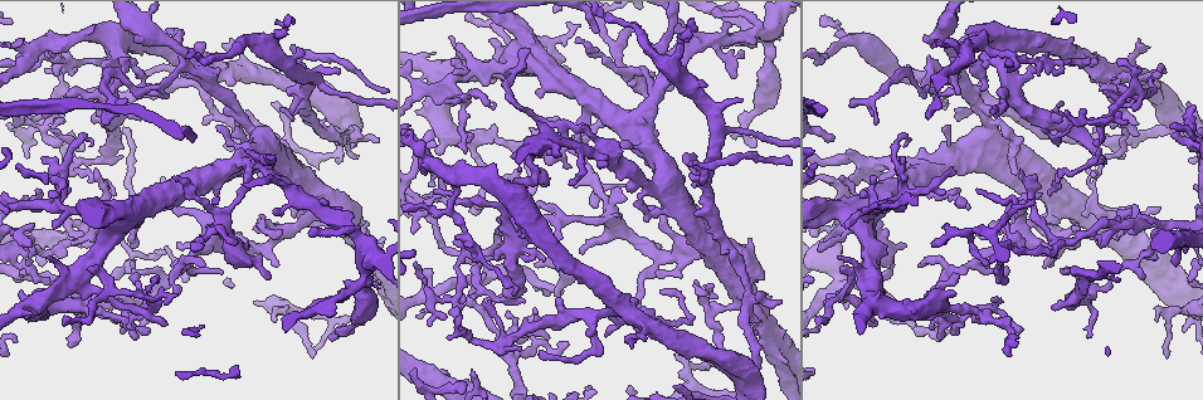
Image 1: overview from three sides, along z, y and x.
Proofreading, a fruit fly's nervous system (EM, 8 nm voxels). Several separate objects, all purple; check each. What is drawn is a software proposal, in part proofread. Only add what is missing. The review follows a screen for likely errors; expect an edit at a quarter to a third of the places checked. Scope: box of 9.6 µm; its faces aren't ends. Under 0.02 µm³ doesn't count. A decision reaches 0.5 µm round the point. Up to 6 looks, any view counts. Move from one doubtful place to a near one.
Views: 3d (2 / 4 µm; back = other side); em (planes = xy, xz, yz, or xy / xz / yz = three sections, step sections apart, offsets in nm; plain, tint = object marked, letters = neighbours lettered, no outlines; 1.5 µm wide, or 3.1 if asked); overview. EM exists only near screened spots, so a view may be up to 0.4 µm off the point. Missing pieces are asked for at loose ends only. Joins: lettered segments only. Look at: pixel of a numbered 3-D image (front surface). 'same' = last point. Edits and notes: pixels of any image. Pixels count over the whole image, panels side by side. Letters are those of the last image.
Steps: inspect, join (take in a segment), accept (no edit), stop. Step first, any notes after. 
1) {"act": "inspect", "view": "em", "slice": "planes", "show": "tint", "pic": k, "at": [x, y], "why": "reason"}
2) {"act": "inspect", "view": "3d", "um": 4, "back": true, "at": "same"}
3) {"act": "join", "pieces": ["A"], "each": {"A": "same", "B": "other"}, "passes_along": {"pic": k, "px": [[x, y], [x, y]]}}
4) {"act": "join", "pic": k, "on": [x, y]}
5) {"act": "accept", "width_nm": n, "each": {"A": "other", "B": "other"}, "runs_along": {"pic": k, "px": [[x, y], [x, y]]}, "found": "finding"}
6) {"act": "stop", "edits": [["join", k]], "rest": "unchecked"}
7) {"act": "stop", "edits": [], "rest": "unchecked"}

{"act": "inspect", "view": "em", "slice": "planes", "show": "letters", "pic": 1, "at": [598, 33]}

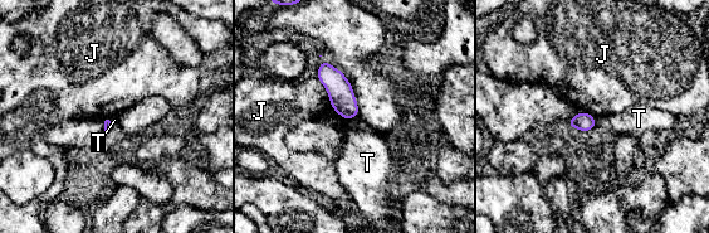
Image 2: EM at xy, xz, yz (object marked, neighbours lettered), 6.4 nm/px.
{"act": "accept", "each": {"J": "other", "T": "other"}, "border": {"pic": 2, "px": [[357, 115], [350, 120]]}, "found": "no lettered segment goes on from it"}

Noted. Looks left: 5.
{"act": "inspect", "view": "em", "slice": "planes", "show": "letters", "pic": 1, "at": [1009, 271], "why": "free end"}

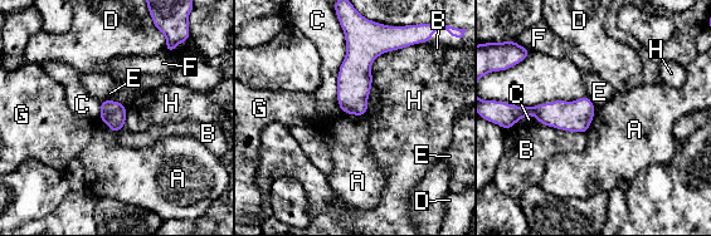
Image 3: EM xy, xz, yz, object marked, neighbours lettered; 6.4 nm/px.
{"act": "accept", "each": {"A": "other", "B": "other", "C": "other", "D": "other", "E": "other", "F": "other", "G": "other", "H": "other"}, "border": {"pic": 3, "px": [[342, 112], [366, 114]]}, "found": "none of them fits"}

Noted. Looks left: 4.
{"act": "inspect", "view": "em", "slice": "xz", "step": 4, "show": "tint", "pic": 1, "at": [466, 154], "why": "thin end"}

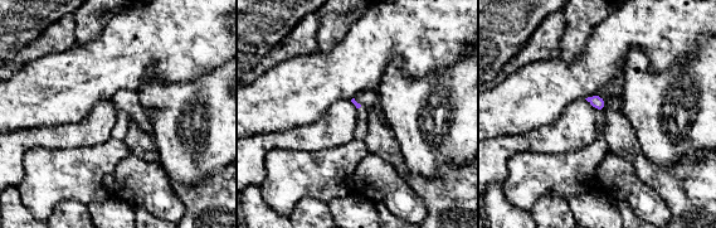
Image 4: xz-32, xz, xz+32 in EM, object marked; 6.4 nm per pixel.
{"act": "inspect", "view": "em", "slice": "planes", "show": "letters", "at": "same"}

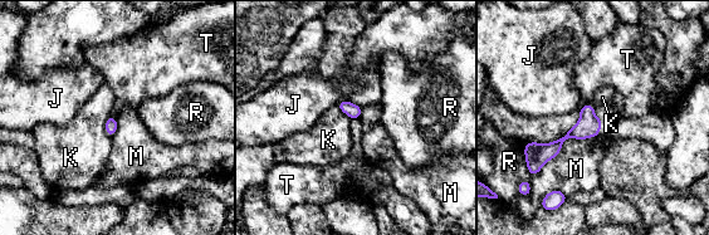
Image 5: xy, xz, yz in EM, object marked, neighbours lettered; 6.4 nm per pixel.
{"act": "accept", "each": {"J": "other", "K": "other", "M": "other", "R": "other", "T": "other"}, "border": {"pic": 5, "px": [[595, 136], [567, 138], [534, 175]]}, "found": "no lettered segment goes on from it"}

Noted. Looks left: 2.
{"act": "stop", "edits": [], "rest": "unchecked"}

